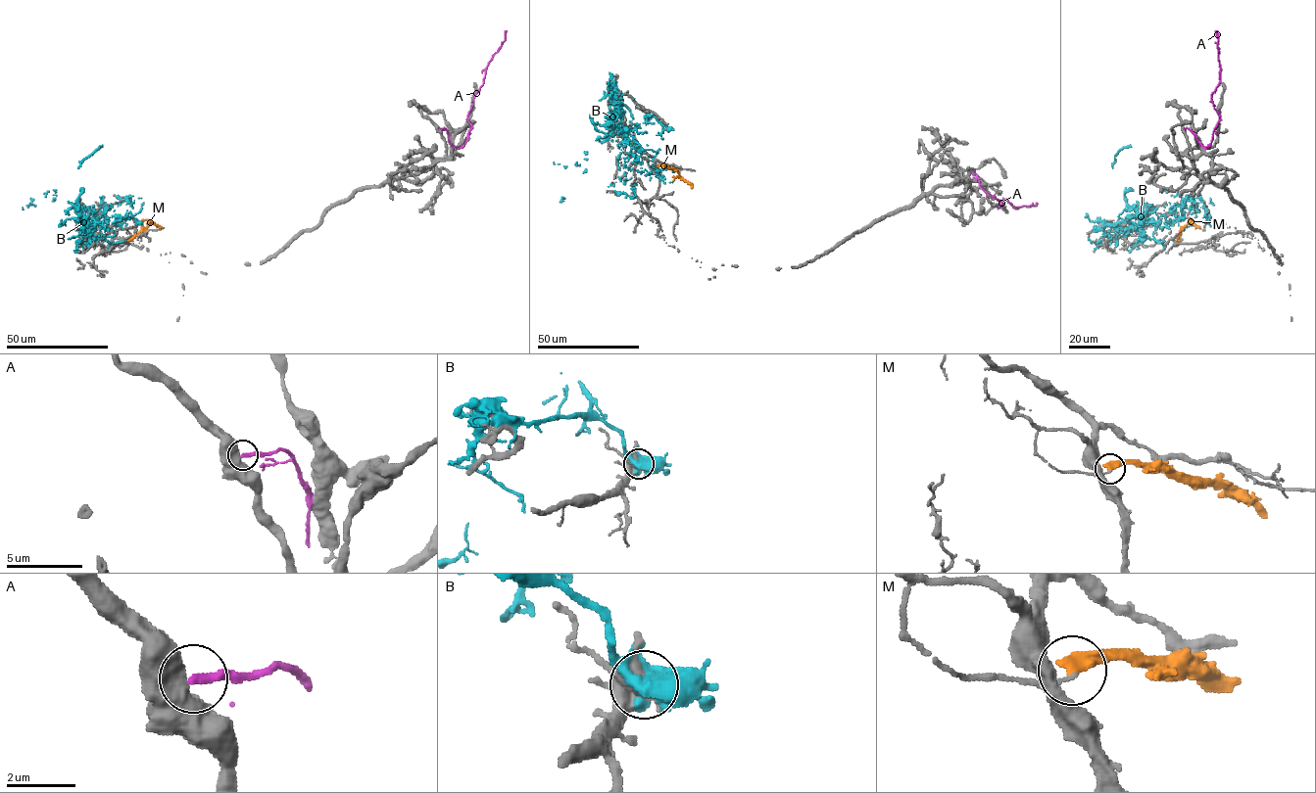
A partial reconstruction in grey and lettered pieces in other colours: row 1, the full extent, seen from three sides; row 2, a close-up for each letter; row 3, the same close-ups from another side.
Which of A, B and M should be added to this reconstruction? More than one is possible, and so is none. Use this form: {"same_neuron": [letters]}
{"same_neuron": []}

